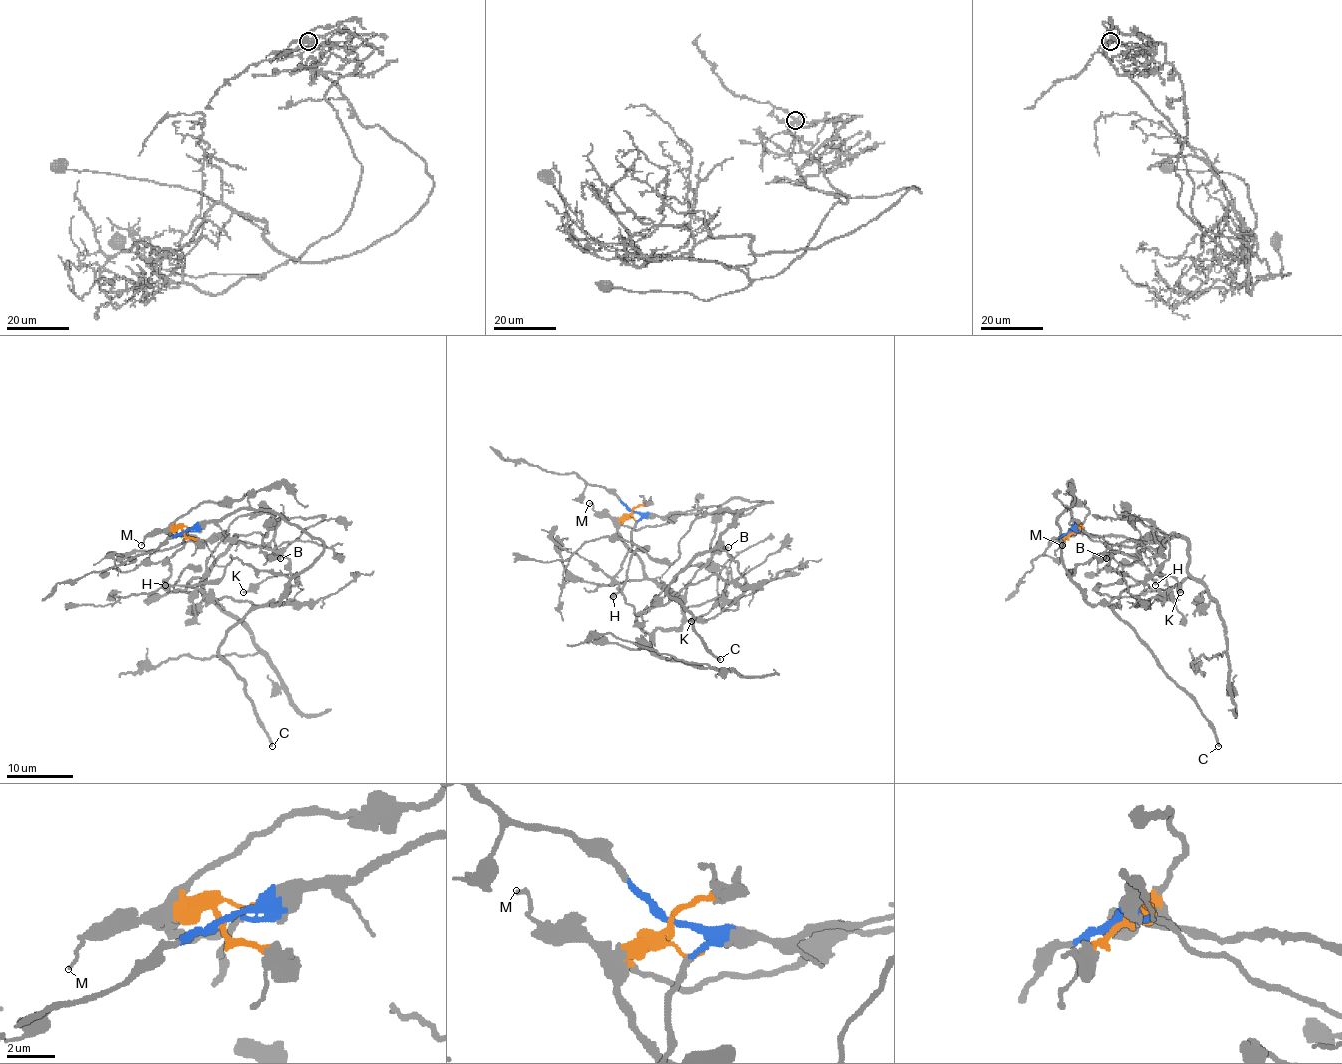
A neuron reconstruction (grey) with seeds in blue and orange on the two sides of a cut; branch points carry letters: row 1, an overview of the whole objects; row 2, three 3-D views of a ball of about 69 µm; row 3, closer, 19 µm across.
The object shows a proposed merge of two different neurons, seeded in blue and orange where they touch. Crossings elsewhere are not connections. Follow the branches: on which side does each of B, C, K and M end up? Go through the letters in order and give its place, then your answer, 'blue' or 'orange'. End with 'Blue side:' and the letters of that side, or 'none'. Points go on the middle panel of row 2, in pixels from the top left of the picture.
B: (728, 547) | orange
C: (720, 659) | blue
K: (691, 621) | blue
M: (589, 503) | orange
Blue side: C, K

